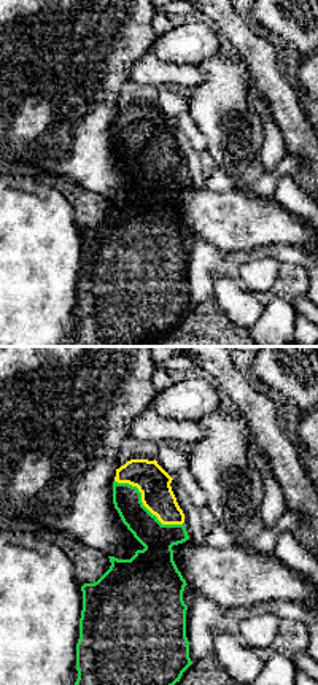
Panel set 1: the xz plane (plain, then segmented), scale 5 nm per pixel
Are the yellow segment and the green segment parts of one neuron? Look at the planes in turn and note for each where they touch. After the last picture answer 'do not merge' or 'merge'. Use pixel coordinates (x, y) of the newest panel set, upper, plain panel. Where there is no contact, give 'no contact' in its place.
contact (143, 148)

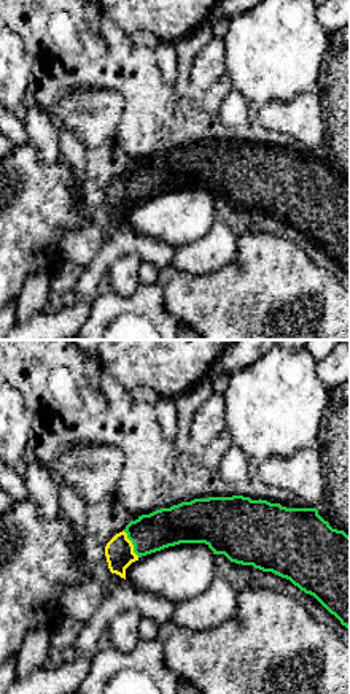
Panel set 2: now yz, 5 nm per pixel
contact (131, 188)

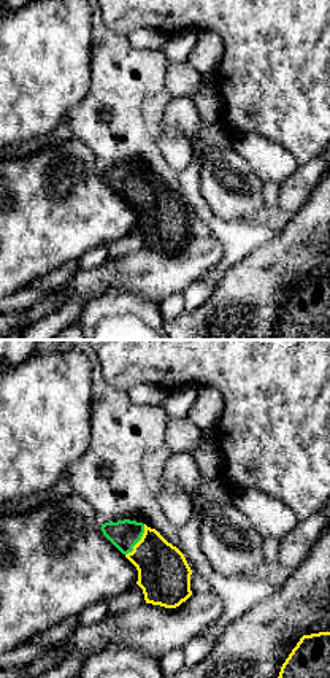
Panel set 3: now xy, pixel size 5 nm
contact (140, 184)

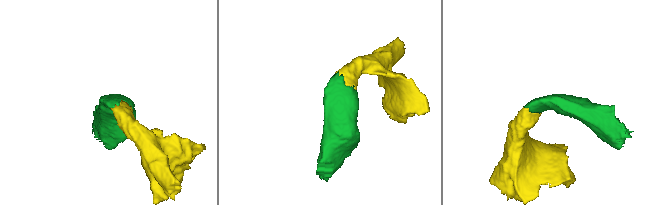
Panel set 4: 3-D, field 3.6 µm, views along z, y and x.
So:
merge

